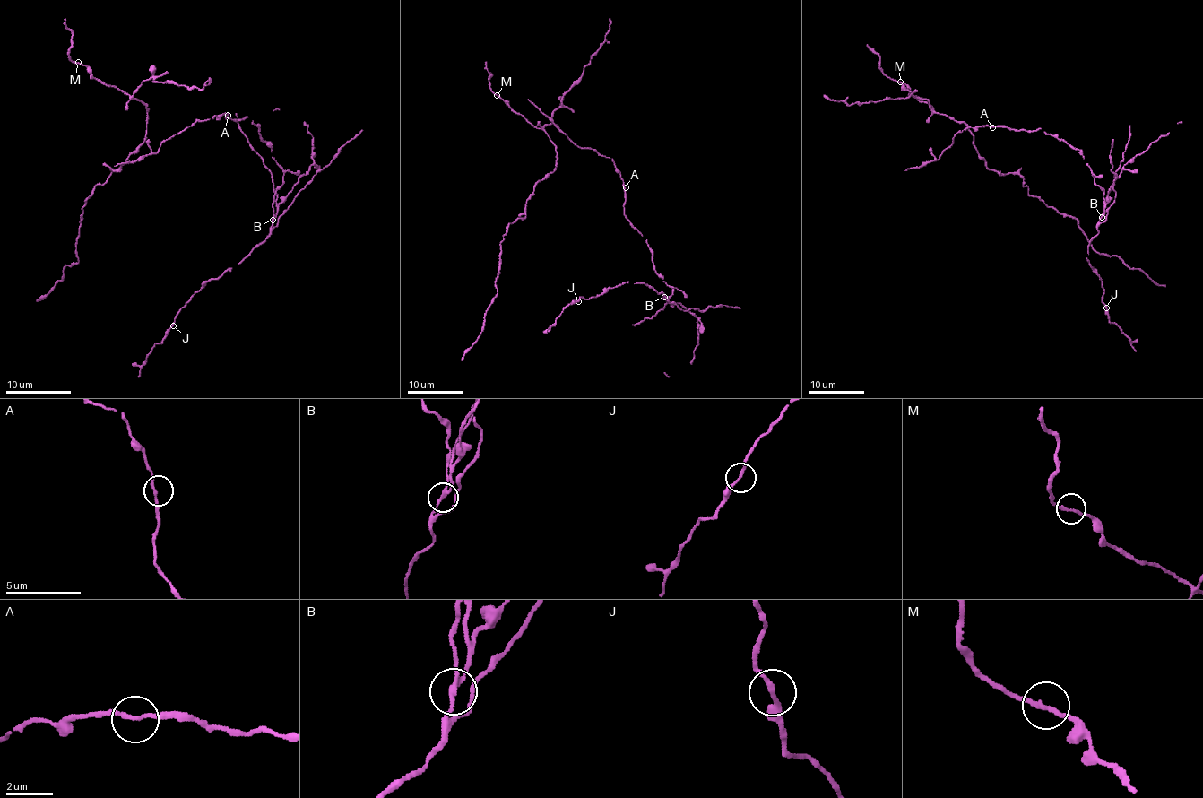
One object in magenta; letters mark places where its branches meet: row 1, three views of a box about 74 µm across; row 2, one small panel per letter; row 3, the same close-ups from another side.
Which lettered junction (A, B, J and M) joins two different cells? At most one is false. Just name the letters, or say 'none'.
B

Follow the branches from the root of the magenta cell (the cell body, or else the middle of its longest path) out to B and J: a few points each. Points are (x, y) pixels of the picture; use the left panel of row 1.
B: (226, 115), (233, 120), (246, 117), (252, 120), (283, 170), (283, 183), (273, 201), (273, 221)
J: (226, 115), (252, 120), (283, 170), (272, 230), (238, 264), (210, 279), (173, 325)

